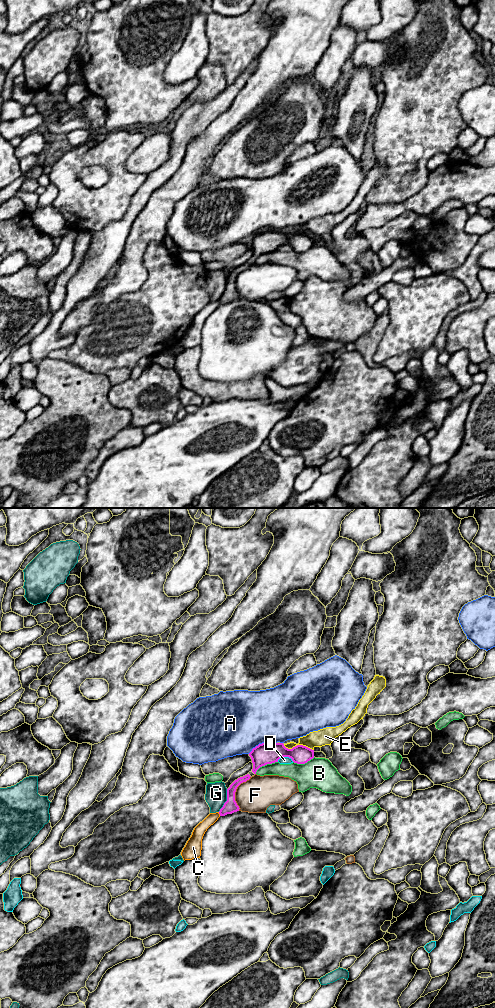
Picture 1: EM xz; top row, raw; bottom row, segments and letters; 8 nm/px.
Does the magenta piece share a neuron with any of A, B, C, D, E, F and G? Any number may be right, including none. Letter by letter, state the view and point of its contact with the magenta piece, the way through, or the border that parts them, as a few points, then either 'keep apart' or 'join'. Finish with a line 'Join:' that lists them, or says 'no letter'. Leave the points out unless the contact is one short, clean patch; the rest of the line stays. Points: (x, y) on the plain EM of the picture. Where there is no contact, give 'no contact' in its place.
A: meets magenta in xz at (256, 234); keep apart
B: meets magenta in xz at (265, 252); keep apart
C: meets magenta in xz at (219, 301); border along xz (218, 300), (220, 303); keep apart
D: meets magenta in xz at (285, 244); keep apart
E: meets magenta in xz at (298, 233); keep apart
F: meets magenta in xz at (235, 279); keep apart
G: meets magenta in xz at (227, 288); keep apart
Join: no letter

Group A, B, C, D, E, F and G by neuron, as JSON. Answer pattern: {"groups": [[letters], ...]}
{"groups": [["A"], ["B"], ["C"], ["D"], ["E"], ["F"], ["G"]]}

